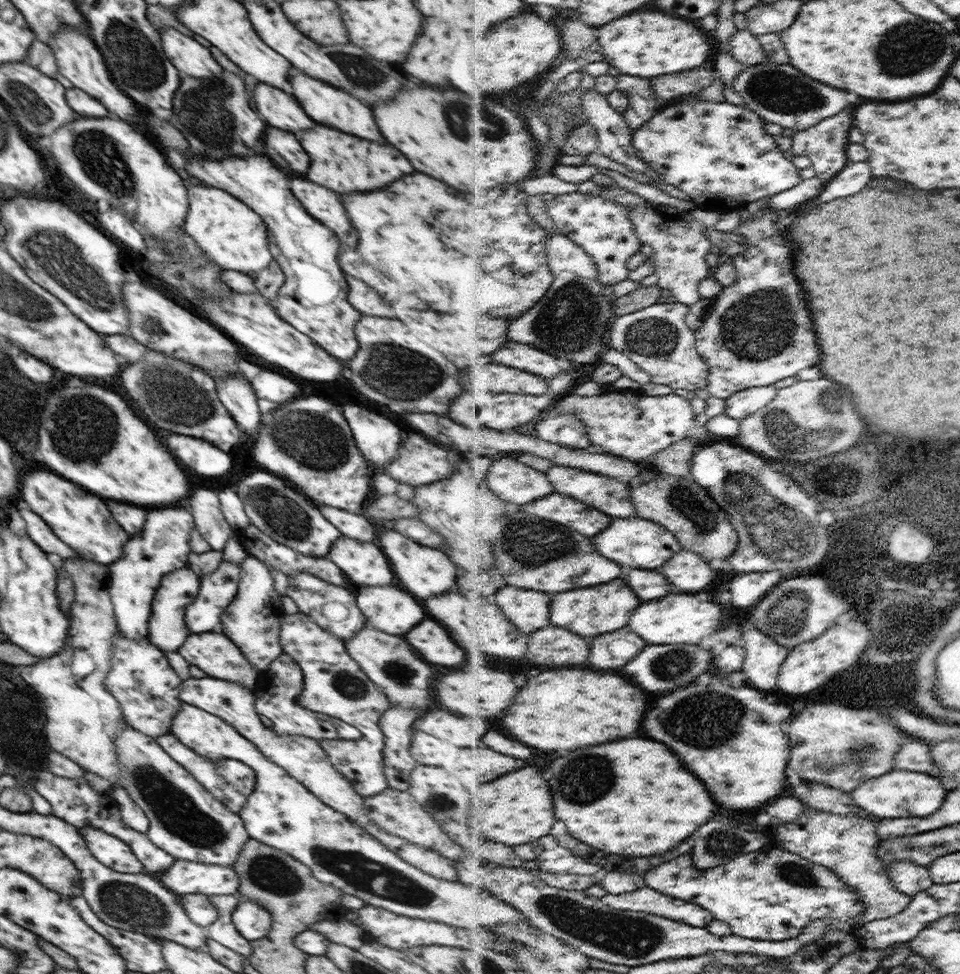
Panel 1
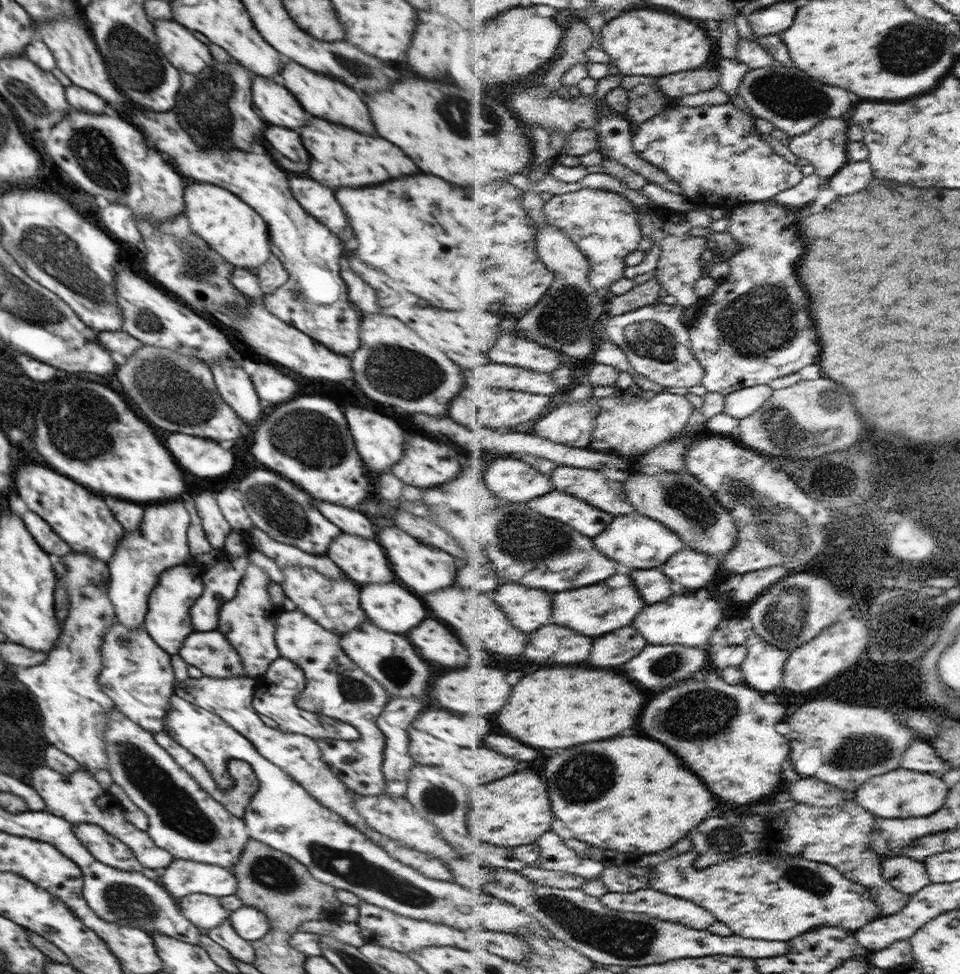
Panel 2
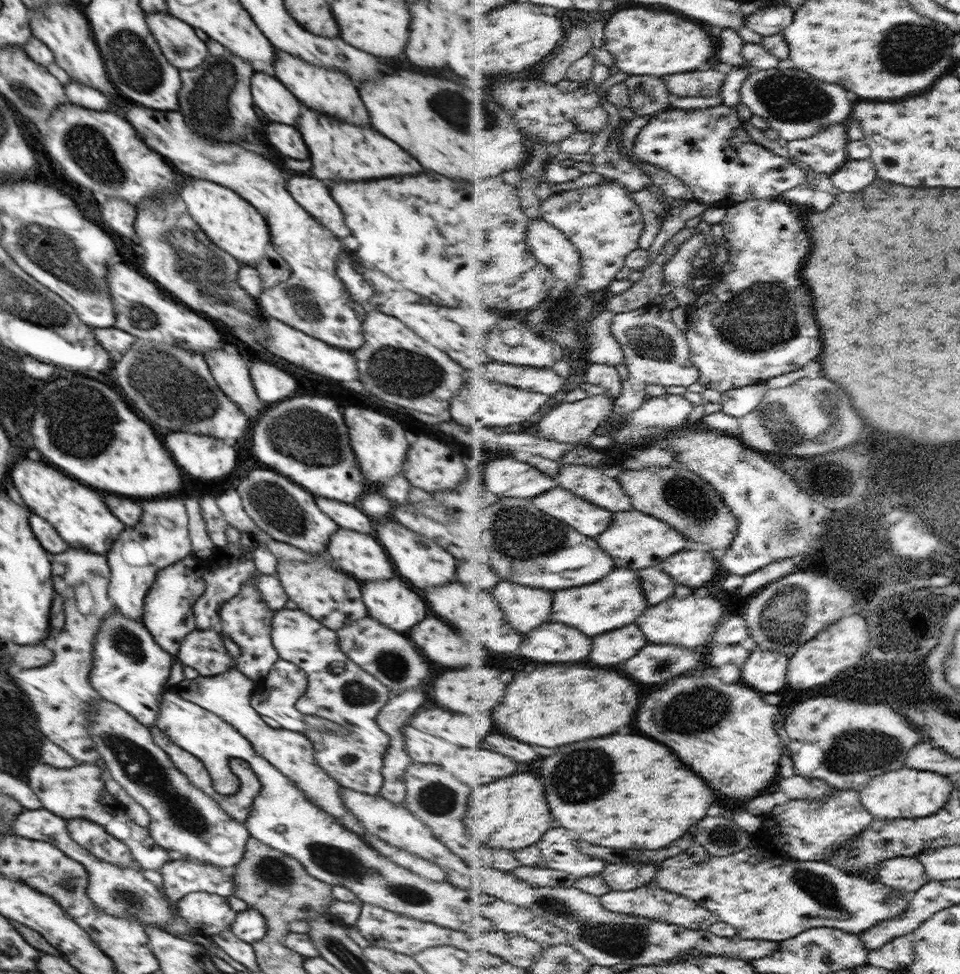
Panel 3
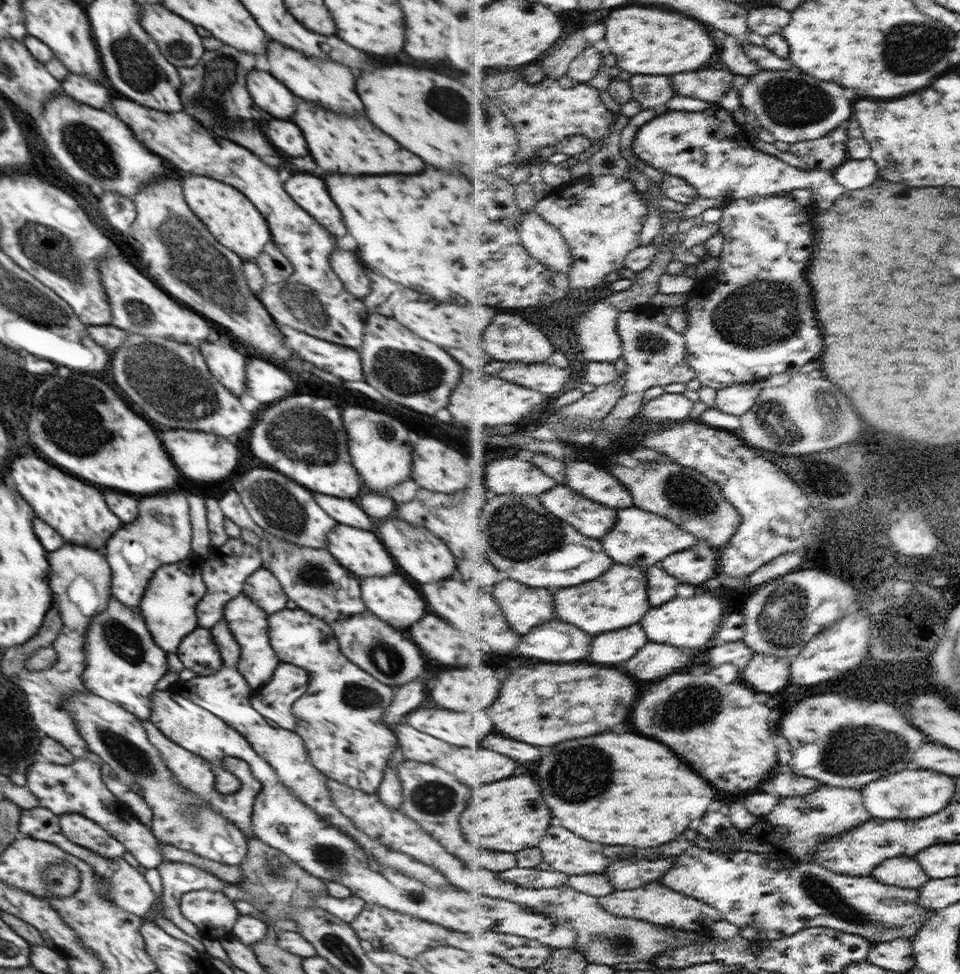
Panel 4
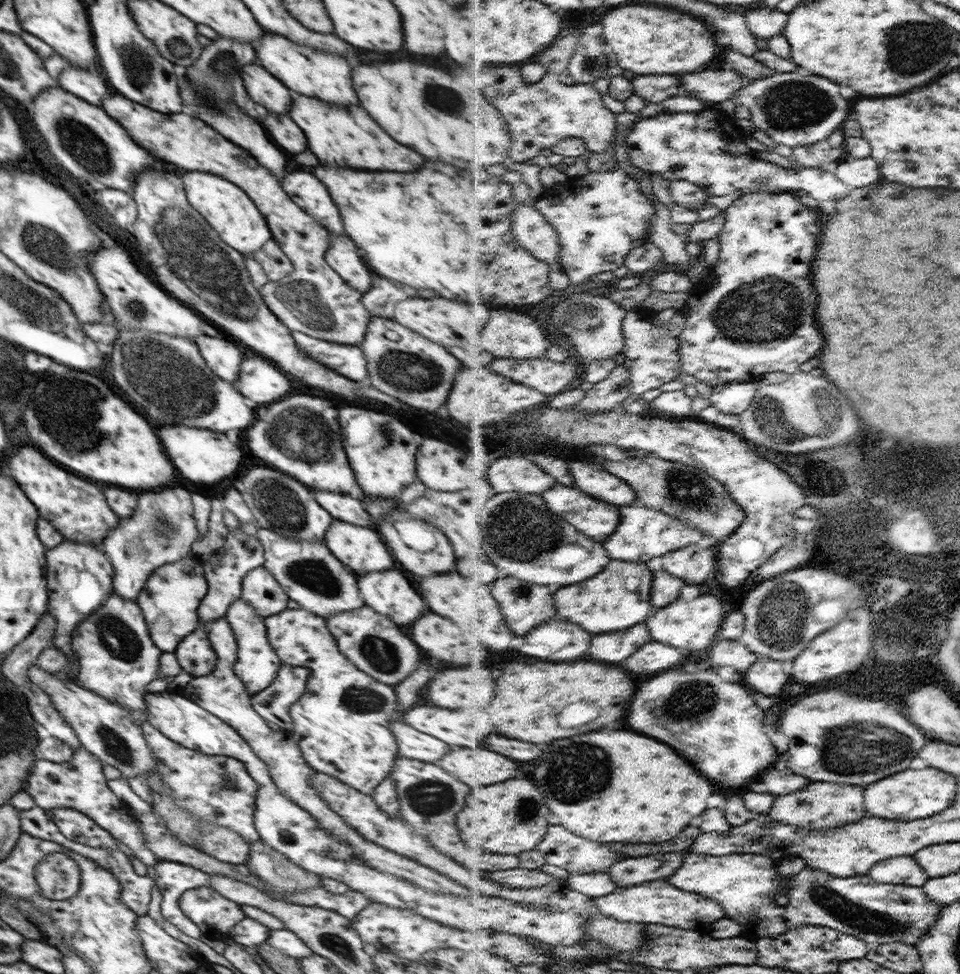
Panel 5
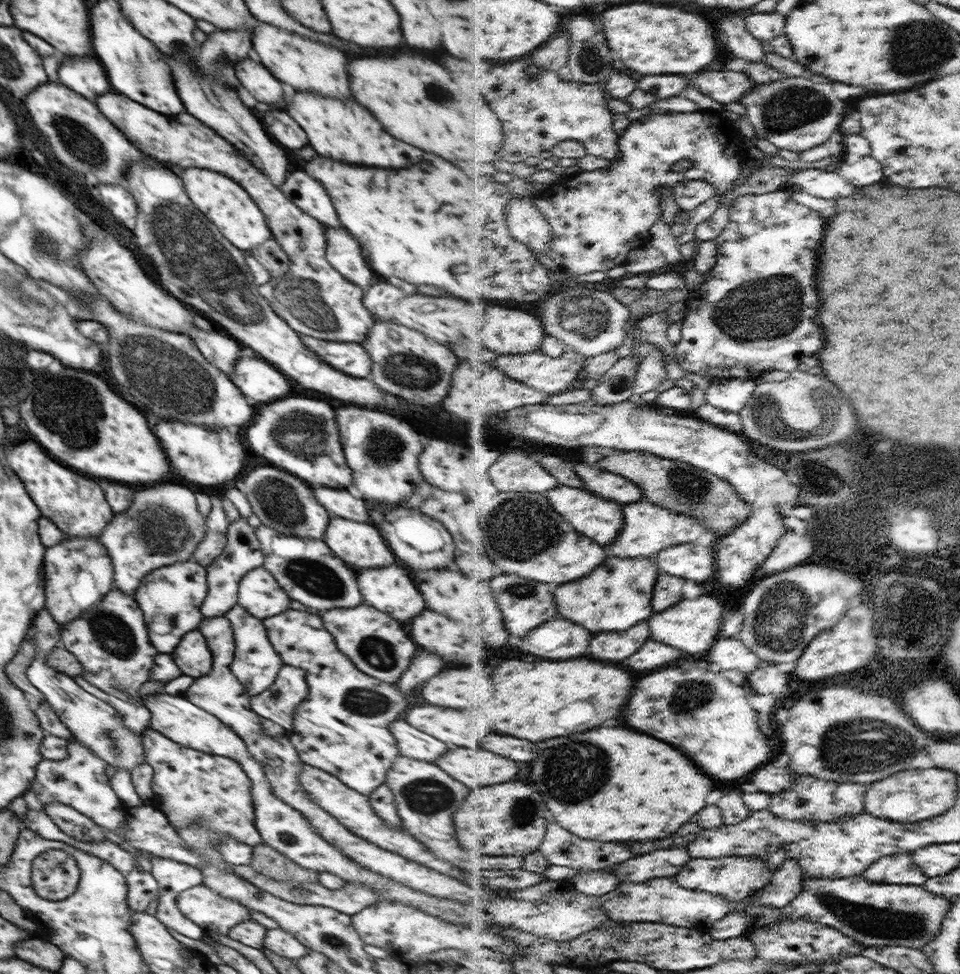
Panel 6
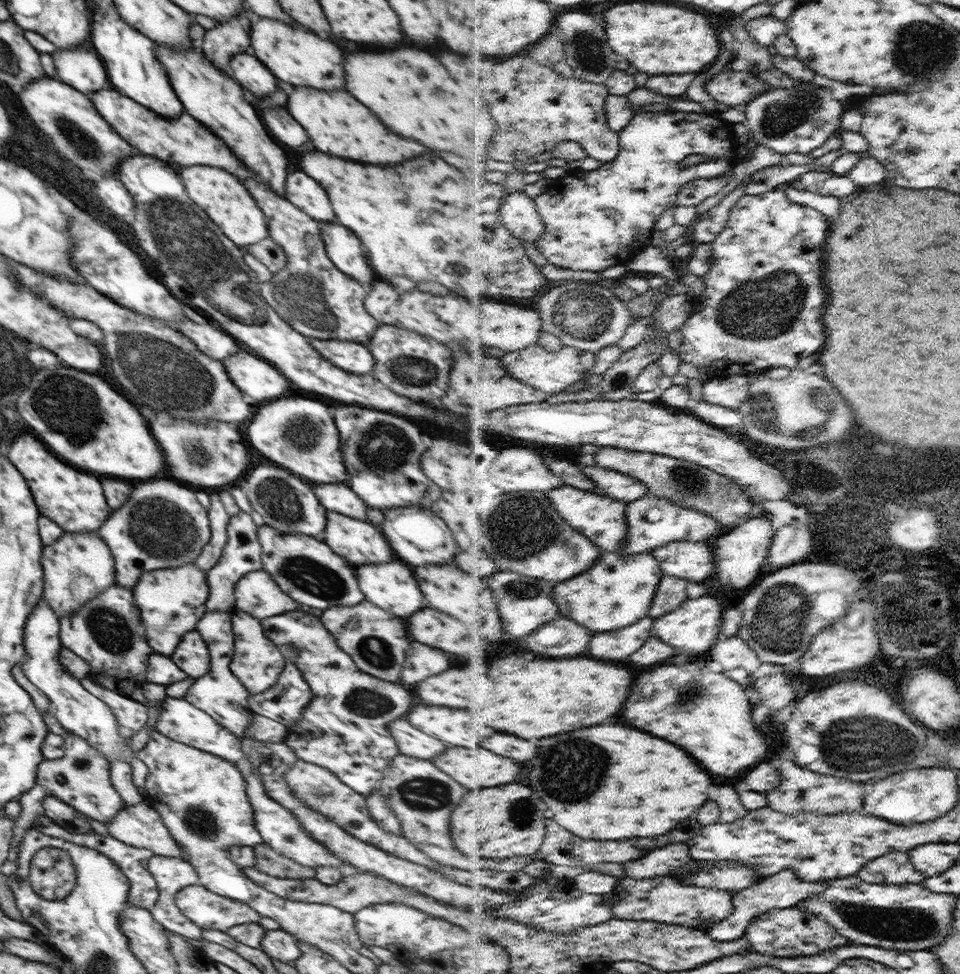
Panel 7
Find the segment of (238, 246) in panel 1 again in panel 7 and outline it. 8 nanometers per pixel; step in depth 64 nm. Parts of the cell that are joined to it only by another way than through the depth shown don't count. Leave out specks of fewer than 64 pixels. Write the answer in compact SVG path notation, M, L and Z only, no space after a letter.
M191 166L182 168L181 176L187 195L202 209L220 230L239 247L245 249L251 244L269 237L264 213L246 185L233 174L222 172L222 168Z

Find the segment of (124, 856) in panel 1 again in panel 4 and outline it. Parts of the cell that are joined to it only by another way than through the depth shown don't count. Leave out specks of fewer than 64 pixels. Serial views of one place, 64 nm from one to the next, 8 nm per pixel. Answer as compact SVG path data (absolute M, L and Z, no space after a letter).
M78 813L59 815L59 825L64 836L76 844L89 848L106 858L123 857L126 847L99 824Z

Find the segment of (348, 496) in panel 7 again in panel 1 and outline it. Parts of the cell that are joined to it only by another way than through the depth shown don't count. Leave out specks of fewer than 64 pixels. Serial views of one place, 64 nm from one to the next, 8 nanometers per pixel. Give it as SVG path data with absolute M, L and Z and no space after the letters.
M320 506L318 508L324 518L328 518L330 522L348 538L356 538L356 540L368 540L372 542L376 538L376 530L374 526L360 514L350 514L338 508L330 508L330 506Z

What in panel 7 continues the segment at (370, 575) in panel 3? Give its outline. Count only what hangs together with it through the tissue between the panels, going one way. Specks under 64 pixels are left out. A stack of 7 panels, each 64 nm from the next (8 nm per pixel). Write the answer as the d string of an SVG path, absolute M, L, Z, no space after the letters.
M327 511L327 523L321 539L346 562L350 560L358 566L390 562L394 554L384 538L379 527Z

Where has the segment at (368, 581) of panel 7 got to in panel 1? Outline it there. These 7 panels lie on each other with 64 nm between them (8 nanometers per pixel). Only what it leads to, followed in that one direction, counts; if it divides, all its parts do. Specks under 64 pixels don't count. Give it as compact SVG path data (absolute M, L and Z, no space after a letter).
M366 586L356 596L368 626L390 634L404 634L424 620L424 608L416 598L394 586Z

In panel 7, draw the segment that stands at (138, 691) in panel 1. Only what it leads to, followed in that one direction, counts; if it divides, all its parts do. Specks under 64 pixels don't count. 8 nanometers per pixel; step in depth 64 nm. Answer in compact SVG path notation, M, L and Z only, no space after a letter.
M116 584L99 592L92 600L80 605L77 611L68 613L59 618L59 637L61 645L69 648L74 654L83 658L91 666L91 677L96 683L108 690L117 692L124 698L131 698L132 690L148 682L147 660L154 653L147 643L144 625L141 621L141 612L136 606L133 591Z

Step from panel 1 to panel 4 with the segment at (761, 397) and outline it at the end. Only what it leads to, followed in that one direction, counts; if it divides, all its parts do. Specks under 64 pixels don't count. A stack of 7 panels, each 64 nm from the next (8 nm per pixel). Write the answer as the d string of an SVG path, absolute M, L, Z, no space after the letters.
M746 383L719 390L717 406L728 414L744 416L758 402L764 386L760 383Z

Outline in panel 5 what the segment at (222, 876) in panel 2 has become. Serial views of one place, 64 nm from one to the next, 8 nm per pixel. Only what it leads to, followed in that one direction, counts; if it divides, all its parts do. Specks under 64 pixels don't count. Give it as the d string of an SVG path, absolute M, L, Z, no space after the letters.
M158 861L154 866L155 884L162 895L162 917L190 938L199 939L201 931L182 912L179 899L182 893L193 888L208 887L210 873L202 872L193 866L174 861Z

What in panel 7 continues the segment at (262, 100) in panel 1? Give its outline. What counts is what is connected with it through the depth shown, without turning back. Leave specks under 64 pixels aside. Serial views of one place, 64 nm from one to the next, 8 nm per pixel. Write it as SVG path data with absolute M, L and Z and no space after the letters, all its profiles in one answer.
M238 53L232 55L229 61L232 77L244 90L248 88L256 96L264 97L276 91L278 79L258 57L250 56L250 53Z

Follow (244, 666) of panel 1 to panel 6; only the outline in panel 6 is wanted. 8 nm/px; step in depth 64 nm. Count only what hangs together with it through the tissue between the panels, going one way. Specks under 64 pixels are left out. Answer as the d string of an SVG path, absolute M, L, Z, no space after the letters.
M197 629L183 635L171 655L184 675L196 679L211 672L213 656L208 648L207 640Z

